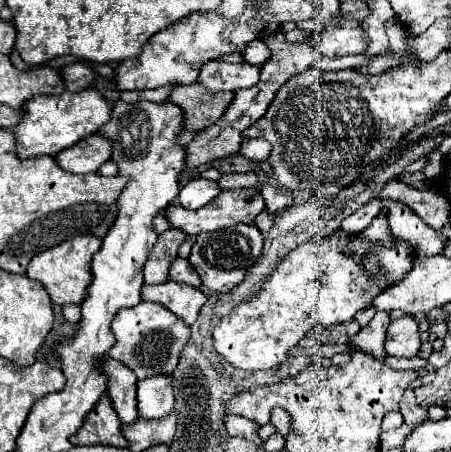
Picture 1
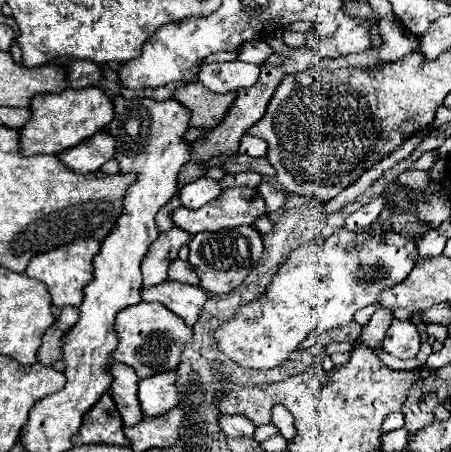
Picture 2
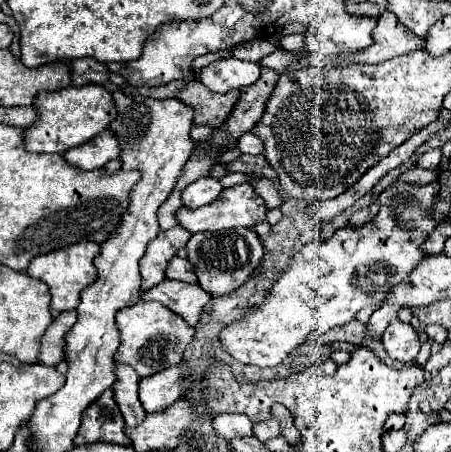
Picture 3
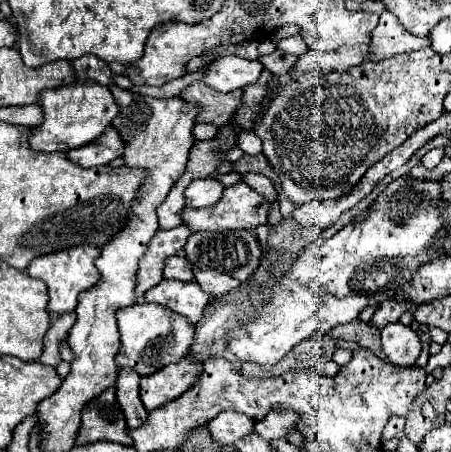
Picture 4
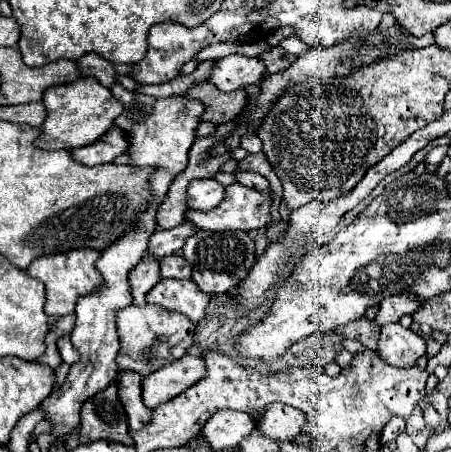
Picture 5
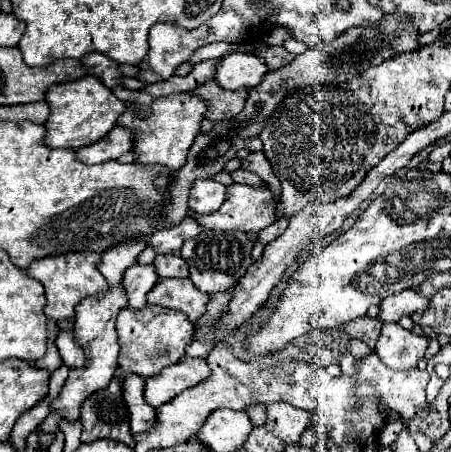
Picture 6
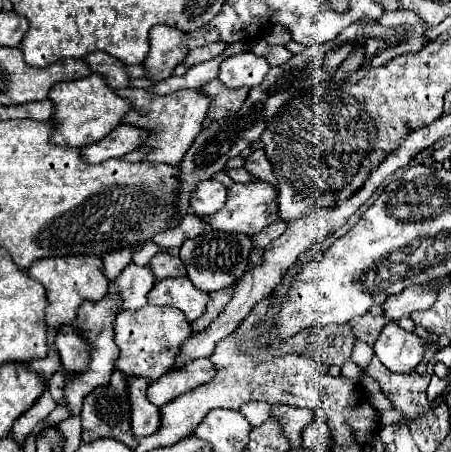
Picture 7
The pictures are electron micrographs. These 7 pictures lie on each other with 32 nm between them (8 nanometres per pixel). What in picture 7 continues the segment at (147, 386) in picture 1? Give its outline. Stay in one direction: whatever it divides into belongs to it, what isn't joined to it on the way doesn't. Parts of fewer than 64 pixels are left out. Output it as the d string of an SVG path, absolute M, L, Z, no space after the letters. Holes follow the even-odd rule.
M198 358L194 362L188 362L184 368L172 370L160 376L160 380L152 382L148 388L148 398L152 400L152 404L164 406L178 396L198 388L200 384L208 384L210 380L214 380L214 376L216 368L212 366L210 358Z

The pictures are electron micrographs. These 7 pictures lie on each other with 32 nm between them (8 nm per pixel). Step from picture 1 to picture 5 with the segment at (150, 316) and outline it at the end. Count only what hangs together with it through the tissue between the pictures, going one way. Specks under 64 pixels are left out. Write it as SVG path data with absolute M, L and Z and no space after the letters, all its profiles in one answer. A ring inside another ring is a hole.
M144 304L140 308L126 306L118 312L116 318L118 334L120 334L120 352L118 352L118 366L120 370L132 370L140 376L150 376L162 366L168 366L180 360L186 354L186 348L192 344L194 324L180 312L166 310L162 306Z

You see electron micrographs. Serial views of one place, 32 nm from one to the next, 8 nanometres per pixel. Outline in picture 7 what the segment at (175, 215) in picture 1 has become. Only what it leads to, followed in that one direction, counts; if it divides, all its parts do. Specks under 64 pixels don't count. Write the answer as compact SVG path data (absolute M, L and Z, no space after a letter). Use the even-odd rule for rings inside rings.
M252 180L250 184L232 184L228 188L228 198L226 204L216 216L204 216L204 220L214 228L222 232L240 232L246 236L258 234L270 224L278 220L278 204L276 204L276 188L264 180Z

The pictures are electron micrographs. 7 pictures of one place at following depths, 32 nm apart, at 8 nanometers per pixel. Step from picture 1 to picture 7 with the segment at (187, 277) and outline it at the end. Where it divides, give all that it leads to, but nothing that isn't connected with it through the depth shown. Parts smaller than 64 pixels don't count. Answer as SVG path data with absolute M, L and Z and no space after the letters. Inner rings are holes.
M158 252L150 260L148 268L152 270L152 274L154 274L156 280L164 280L168 276L186 276L186 268L180 262L180 258L178 256L170 256L168 252Z

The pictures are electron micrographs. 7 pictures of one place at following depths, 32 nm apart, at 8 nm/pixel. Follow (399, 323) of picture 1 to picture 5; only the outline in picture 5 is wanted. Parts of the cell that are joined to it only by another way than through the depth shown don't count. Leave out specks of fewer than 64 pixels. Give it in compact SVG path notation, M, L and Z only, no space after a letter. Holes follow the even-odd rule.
M386 324L382 326L380 340L378 340L378 356L394 366L394 368L410 368L416 366L416 360L424 356L426 340L414 334L400 324Z

